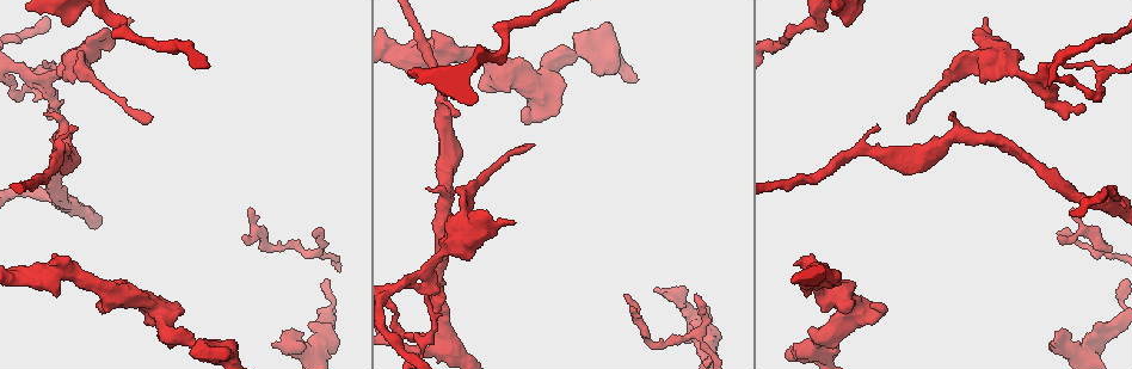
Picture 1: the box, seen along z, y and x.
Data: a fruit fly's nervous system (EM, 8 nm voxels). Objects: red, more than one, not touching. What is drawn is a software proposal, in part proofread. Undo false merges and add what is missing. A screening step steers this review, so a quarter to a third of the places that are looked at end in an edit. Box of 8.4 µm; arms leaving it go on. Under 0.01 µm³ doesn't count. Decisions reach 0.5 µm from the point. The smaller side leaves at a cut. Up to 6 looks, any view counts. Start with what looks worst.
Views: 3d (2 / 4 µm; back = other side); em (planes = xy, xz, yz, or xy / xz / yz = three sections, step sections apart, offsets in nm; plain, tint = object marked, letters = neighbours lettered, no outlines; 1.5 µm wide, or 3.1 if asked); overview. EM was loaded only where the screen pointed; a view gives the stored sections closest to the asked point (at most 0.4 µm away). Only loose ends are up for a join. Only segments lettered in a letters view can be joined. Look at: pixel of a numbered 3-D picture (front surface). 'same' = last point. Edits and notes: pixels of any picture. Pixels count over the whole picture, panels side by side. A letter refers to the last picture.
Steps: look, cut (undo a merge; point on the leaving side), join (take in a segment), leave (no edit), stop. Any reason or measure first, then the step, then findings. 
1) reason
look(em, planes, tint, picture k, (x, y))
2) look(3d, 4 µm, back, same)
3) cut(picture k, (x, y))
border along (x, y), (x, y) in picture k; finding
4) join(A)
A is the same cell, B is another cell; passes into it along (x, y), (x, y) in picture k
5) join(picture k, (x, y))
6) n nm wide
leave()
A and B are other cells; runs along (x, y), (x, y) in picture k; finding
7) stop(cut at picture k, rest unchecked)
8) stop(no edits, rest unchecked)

tapers out
look(em, xy, step 8, tint, picture 1, (906, 119))

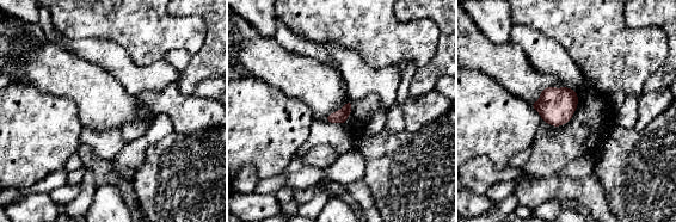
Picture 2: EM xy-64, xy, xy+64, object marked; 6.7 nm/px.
cut it another way
look(em, planes, letters, same)

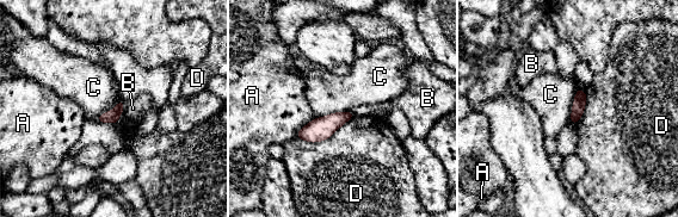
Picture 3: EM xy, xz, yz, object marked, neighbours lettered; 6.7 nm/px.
leave()
A, B, C and D are other cells; border along (350, 110), (314, 118) in picture 3; no lettered segment goes on from it

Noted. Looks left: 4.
abrupt turn
look(3d, 4 µm, picture 1, (121, 23))

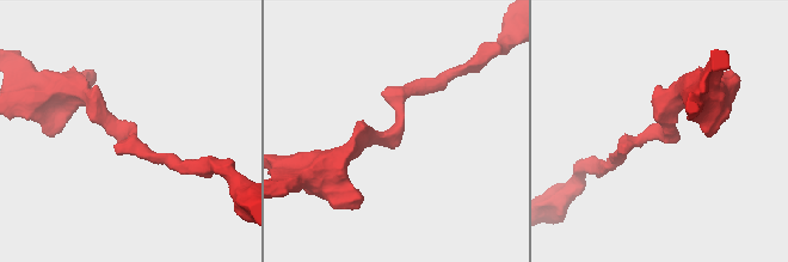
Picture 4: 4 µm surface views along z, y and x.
arms of 200, 260 nm
look(em, xz, step 4, tint, picture 4, (127, 131))

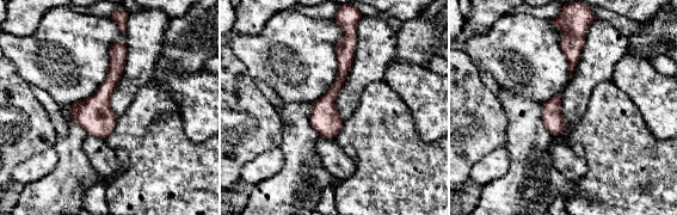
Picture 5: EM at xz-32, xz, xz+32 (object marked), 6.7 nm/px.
look(em, planes, letters, same)

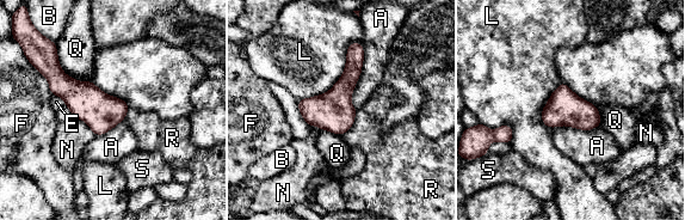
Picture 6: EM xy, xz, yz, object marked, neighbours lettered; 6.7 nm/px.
L touches over 600 nm
leave()
A, B, E, F, L, N, Q, R and S are other cells; border along (363, 44), (351, 96), (356, 110) in picture 6; continuous, no second neuron

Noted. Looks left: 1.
stop(no edits, rest unchecked)

